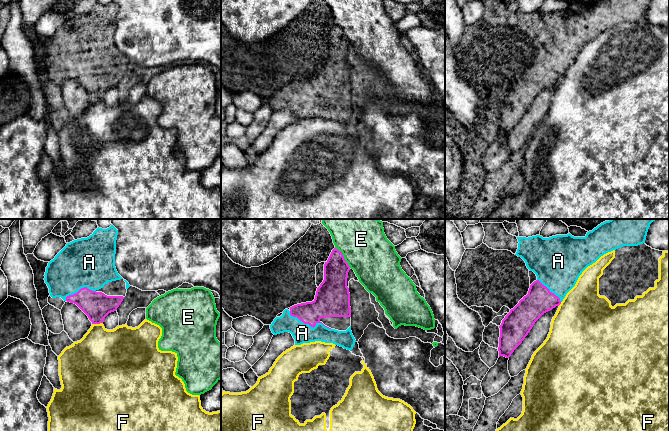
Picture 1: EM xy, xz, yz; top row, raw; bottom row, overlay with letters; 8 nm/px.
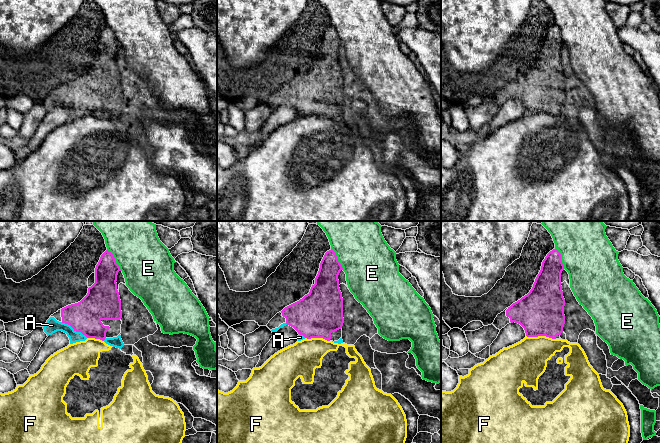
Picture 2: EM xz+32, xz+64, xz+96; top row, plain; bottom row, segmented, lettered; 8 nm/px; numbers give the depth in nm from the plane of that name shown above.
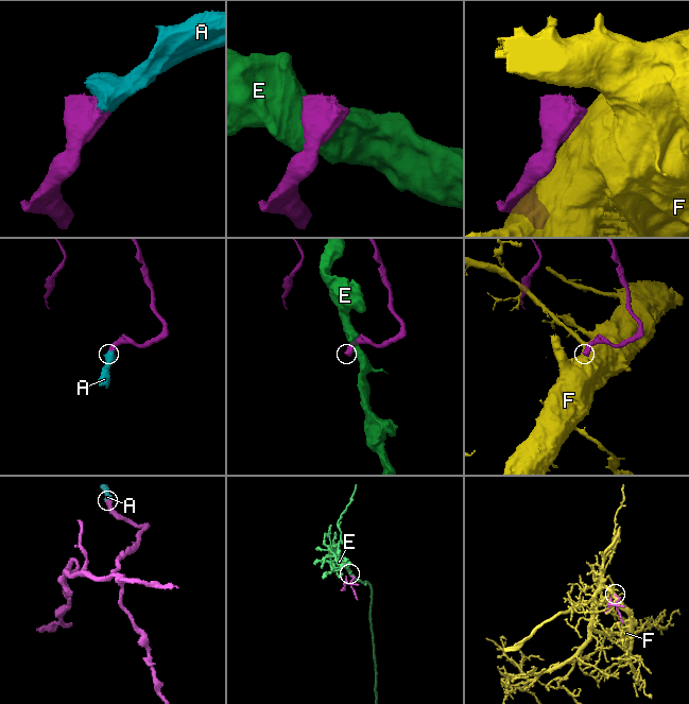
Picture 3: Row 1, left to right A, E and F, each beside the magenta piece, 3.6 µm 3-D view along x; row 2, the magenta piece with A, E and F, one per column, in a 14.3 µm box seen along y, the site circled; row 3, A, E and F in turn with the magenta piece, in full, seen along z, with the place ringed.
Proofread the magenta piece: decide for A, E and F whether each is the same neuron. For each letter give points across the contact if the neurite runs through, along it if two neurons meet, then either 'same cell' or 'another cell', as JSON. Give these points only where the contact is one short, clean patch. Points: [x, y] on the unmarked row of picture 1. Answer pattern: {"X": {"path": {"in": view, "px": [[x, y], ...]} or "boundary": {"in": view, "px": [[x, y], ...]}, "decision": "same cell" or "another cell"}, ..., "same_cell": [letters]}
{"A": {"decision": "same cell"}, "E": {"decision": "another cell"}, "F": {"decision": "another cell"}, "same_cell": ["A"]}

